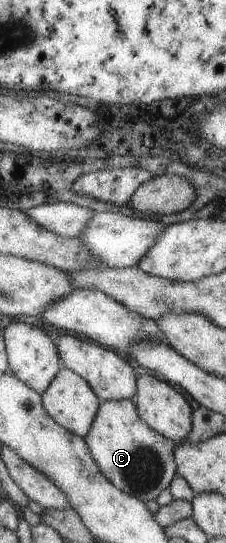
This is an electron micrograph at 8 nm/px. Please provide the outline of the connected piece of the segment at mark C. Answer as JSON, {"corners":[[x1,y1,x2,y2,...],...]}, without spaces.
{"corners":[[132,399,100,401,91,428,83,438,99,472,115,488,141,502,155,501,159,492,167,488,175,476,175,443,152,431,139,418]]}

